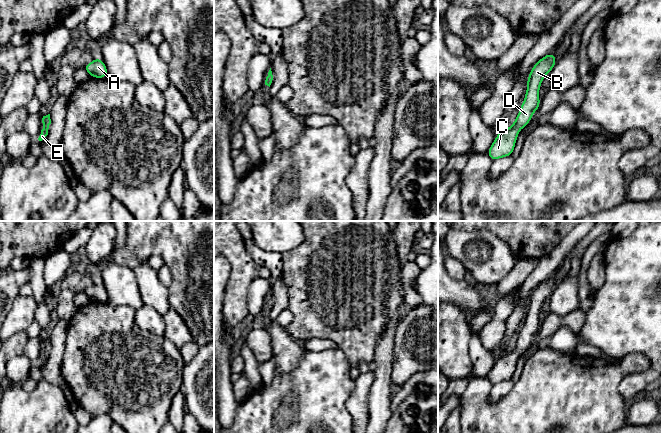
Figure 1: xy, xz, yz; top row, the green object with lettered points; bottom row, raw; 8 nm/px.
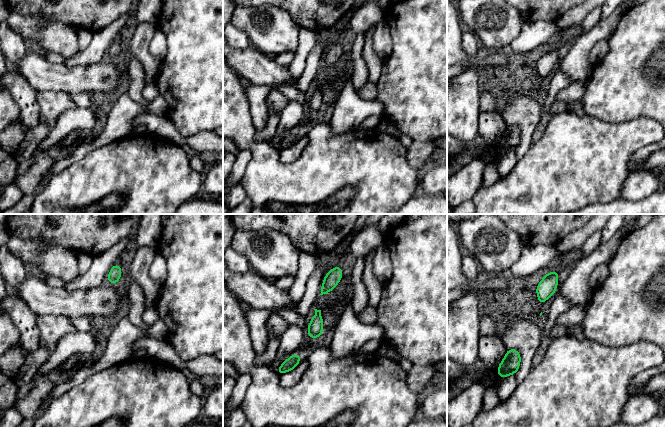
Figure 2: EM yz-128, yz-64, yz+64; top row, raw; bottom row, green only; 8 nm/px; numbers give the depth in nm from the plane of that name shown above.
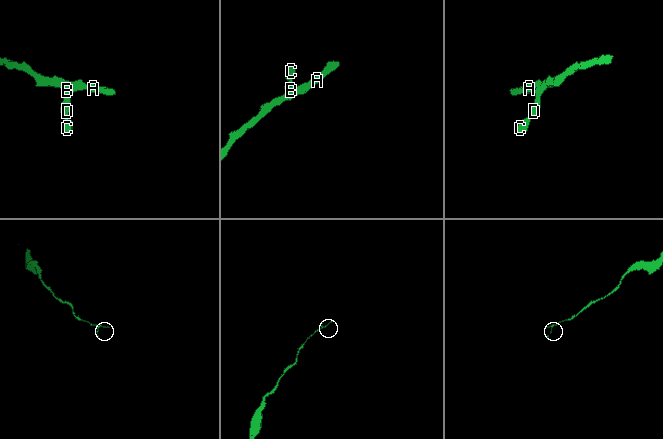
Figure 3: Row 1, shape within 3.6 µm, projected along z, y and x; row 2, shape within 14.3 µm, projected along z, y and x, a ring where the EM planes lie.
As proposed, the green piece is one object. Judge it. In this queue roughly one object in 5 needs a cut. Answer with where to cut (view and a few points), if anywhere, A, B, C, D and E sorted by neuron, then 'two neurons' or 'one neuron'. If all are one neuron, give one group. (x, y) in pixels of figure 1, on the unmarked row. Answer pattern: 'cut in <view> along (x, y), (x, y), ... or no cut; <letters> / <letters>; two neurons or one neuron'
no cut; A B C D E; one neuron

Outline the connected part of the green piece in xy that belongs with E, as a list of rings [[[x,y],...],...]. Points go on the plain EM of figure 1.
[[[50,338],[43,340],[42,347],[43,347],[43,352],[42,352],[41,358],[38,362],[39,365],[42,365],[48,359],[49,350],[51,348]]]

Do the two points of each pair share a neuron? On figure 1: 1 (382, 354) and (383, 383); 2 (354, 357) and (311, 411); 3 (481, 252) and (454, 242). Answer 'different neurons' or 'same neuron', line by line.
1: same neuron
2: different neurons
3: same neuron

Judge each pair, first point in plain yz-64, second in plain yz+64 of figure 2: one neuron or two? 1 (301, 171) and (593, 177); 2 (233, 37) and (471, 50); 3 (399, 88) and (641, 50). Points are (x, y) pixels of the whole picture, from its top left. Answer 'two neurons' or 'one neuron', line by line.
1: one neuron
2: one neuron
3: one neuron

